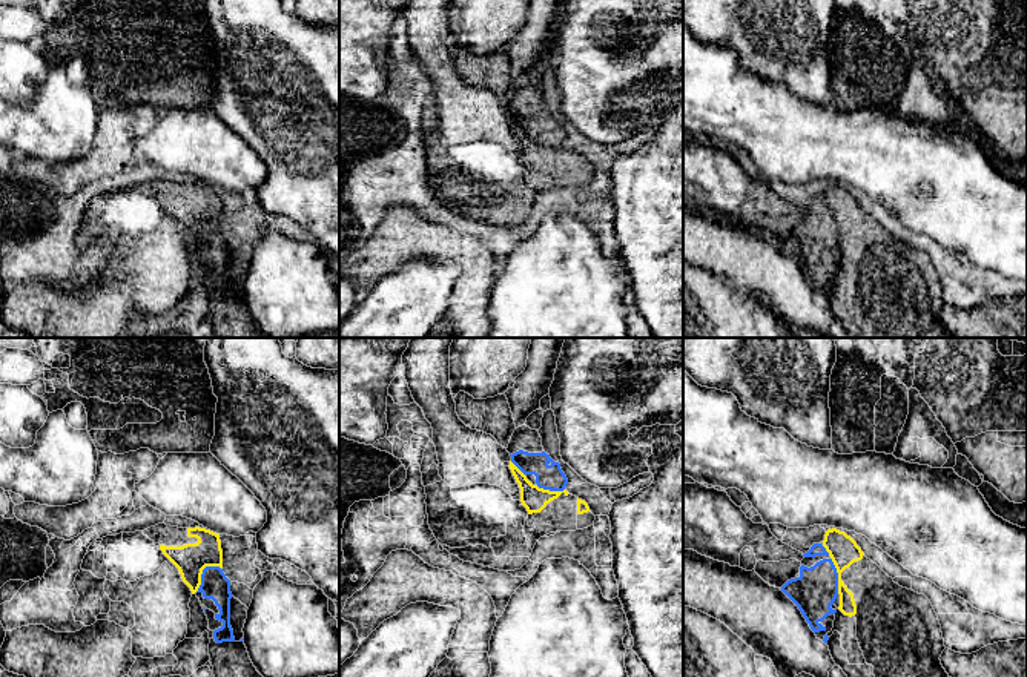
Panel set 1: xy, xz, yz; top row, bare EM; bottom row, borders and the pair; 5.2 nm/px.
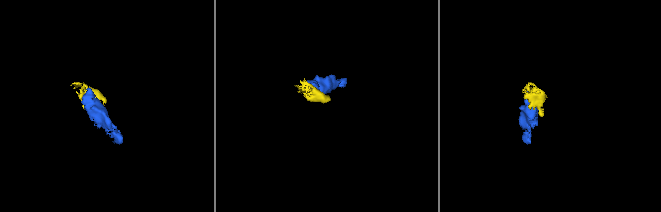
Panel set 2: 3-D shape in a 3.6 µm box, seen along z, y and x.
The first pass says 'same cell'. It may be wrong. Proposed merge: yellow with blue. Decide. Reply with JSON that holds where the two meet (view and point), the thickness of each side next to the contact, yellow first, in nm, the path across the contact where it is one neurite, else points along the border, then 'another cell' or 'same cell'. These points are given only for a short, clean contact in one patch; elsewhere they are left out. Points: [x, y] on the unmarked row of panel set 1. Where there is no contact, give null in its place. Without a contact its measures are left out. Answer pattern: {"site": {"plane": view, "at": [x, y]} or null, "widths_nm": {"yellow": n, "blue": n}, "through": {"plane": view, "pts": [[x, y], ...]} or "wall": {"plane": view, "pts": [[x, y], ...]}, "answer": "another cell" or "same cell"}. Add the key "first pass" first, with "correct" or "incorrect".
{"first pass": "incorrect", "site": {"plane": "xy", "at": [201, 229]}, "widths_nm": {"yellow": 170, "blue": 150}, "wall": {"plane": "xy", "pts": [[218, 221], [208, 221], [203, 226], [201, 240], [195, 247]]}, "answer": "another cell"}

